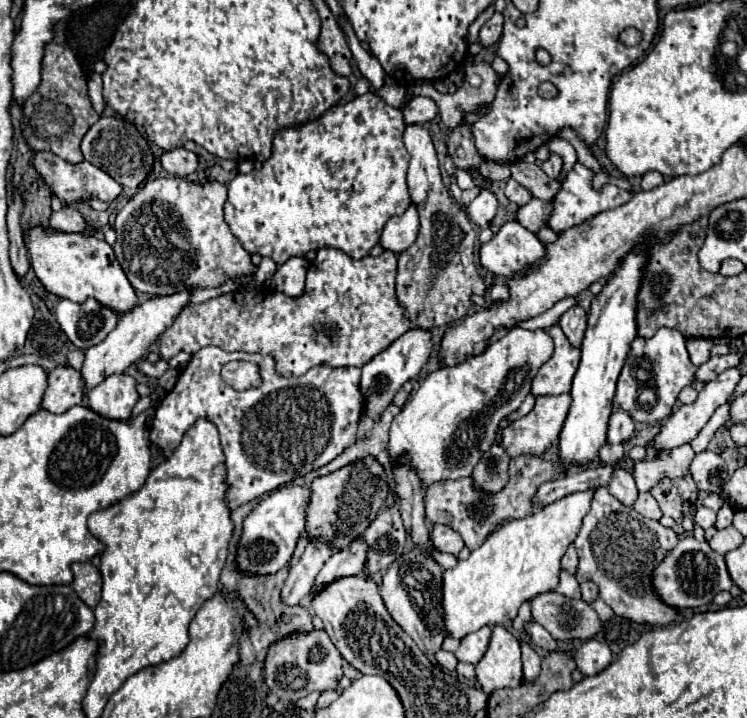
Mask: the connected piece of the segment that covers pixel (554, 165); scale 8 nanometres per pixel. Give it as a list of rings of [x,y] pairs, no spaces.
[[[552,154],[550,160],[546,160],[546,162],[542,164],[542,170],[546,172],[546,176],[558,180],[558,178],[560,178],[560,172],[562,172],[562,166],[564,166],[564,164],[562,164],[562,158],[556,156],[556,154]]]

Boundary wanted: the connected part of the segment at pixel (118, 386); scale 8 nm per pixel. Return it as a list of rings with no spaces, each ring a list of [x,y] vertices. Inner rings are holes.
[[[128,374],[108,376],[86,396],[86,406],[108,420],[126,420],[138,402],[136,380]]]

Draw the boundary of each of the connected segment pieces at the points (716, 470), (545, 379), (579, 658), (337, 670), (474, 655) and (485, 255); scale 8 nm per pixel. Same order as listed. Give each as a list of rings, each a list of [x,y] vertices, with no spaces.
[[[712,450],[696,454],[690,464],[690,472],[702,492],[718,492],[728,480],[728,468],[724,458]]]
[[[552,326],[550,336],[554,340],[554,354],[532,380],[530,394],[536,398],[570,392],[570,384],[580,362],[580,350],[570,346],[560,326]]]
[[[586,640],[574,652],[574,662],[584,676],[596,676],[612,662],[612,652],[610,652],[608,644],[604,644],[604,642]]]
[[[314,630],[310,634],[296,634],[286,640],[274,642],[266,664],[264,664],[264,684],[270,692],[276,694],[276,668],[296,668],[296,674],[292,676],[290,690],[294,690],[294,698],[302,698],[314,690],[322,692],[328,688],[338,688],[338,680],[342,678],[342,656],[330,642],[324,630]]]
[[[480,628],[478,632],[472,632],[470,636],[464,636],[460,640],[458,650],[456,650],[456,658],[460,662],[476,664],[484,656],[488,640],[490,640],[490,628]]]
[[[506,222],[500,232],[480,246],[480,264],[496,276],[510,278],[544,256],[544,244],[518,222]]]

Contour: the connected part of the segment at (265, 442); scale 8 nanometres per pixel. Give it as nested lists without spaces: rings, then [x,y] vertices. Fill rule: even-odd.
[[[206,346],[200,348],[190,364],[182,368],[176,386],[172,392],[166,394],[166,398],[156,408],[156,416],[152,420],[150,428],[150,444],[154,444],[160,450],[162,458],[170,458],[174,450],[180,446],[184,434],[198,422],[208,420],[212,422],[222,440],[224,456],[226,456],[226,504],[230,510],[240,508],[242,504],[274,492],[276,488],[292,482],[294,478],[300,478],[312,470],[318,470],[320,466],[332,462],[338,454],[342,454],[344,448],[356,442],[356,432],[360,424],[362,414],[362,394],[358,392],[358,380],[360,380],[360,368],[332,368],[332,366],[314,366],[300,378],[284,378],[274,368],[274,358],[264,354],[248,354],[248,352],[226,352],[218,346]],[[232,360],[246,360],[254,362],[260,370],[262,384],[258,388],[248,390],[234,390],[230,384],[222,380],[222,366]]]

